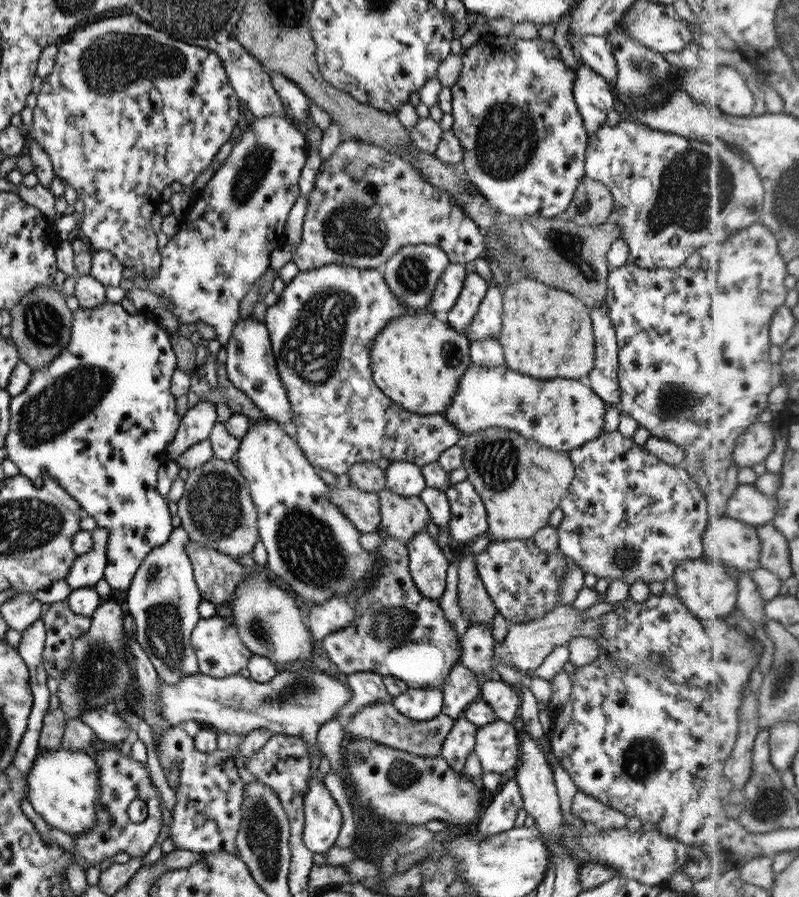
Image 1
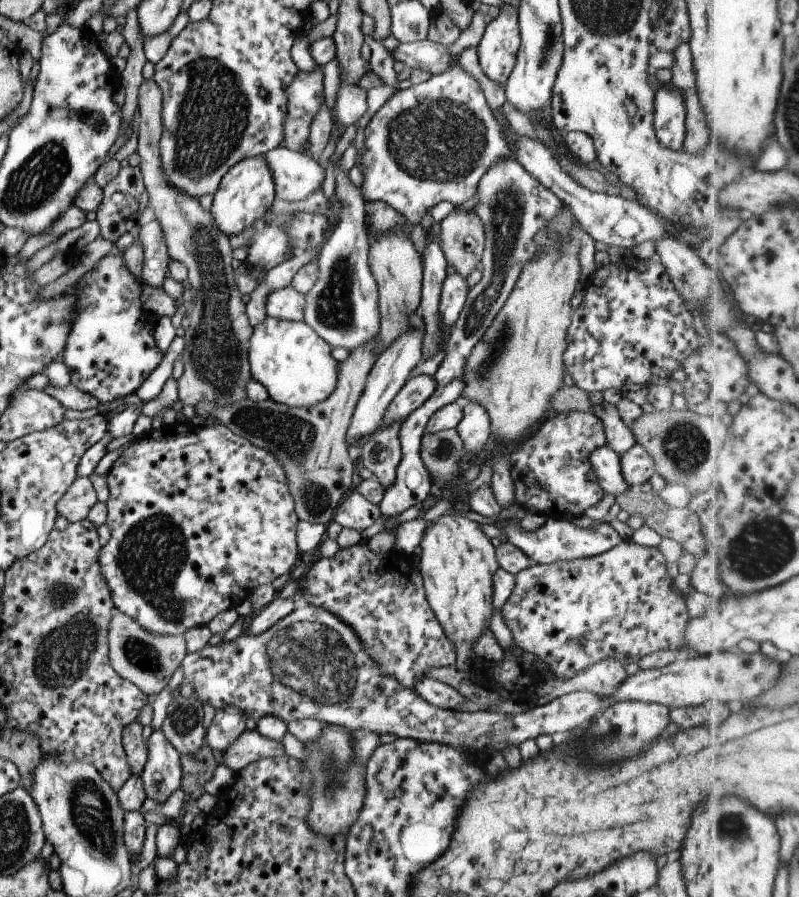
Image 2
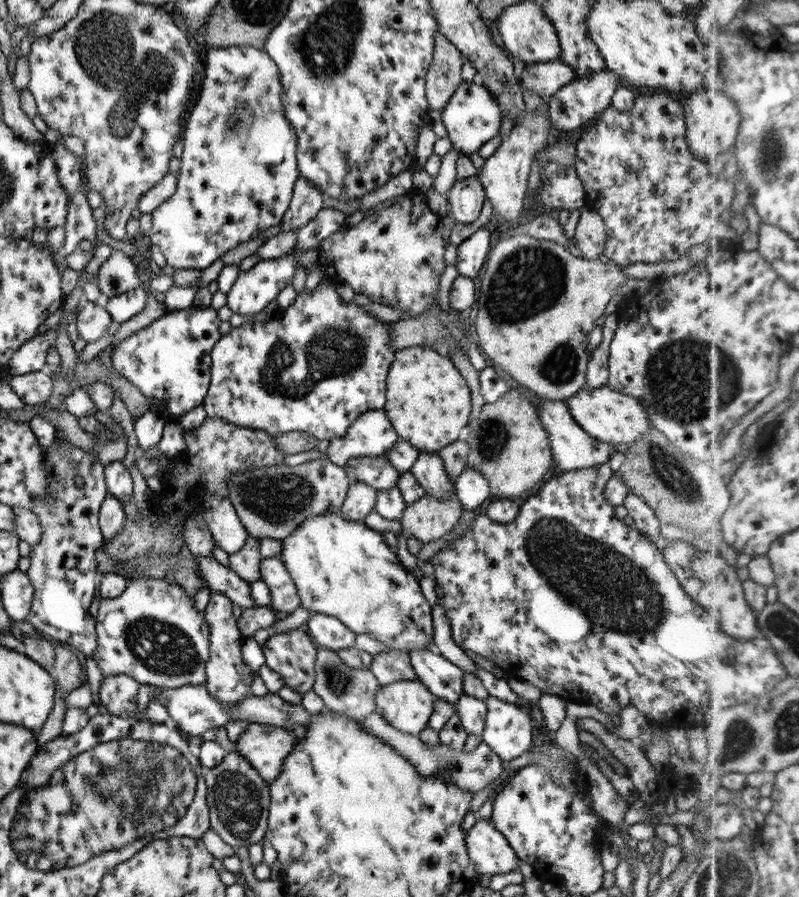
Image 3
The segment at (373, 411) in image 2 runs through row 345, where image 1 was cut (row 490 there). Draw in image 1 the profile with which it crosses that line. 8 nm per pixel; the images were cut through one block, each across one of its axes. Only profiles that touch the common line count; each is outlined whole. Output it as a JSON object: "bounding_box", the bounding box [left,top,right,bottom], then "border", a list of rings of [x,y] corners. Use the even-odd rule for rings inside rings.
{"bounding_box":[384,461,426,497],"border":[[[394,461],[384,472],[386,487],[405,497],[419,496],[426,488],[426,481],[420,467],[412,462]]]}

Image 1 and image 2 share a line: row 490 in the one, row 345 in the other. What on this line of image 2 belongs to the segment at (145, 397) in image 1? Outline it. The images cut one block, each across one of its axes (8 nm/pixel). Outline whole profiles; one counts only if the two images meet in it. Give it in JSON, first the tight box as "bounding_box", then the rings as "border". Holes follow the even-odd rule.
{"bounding_box":[60,251,164,404],"border":[[[114,251],[98,261],[98,264],[84,275],[79,284],[72,288],[77,296],[75,315],[71,321],[71,331],[60,358],[70,369],[71,382],[106,404],[112,400],[126,398],[130,394],[143,393],[144,382],[163,361],[164,354],[158,349],[154,339],[157,316],[143,309],[140,295],[141,286],[128,270],[122,252]]]}

